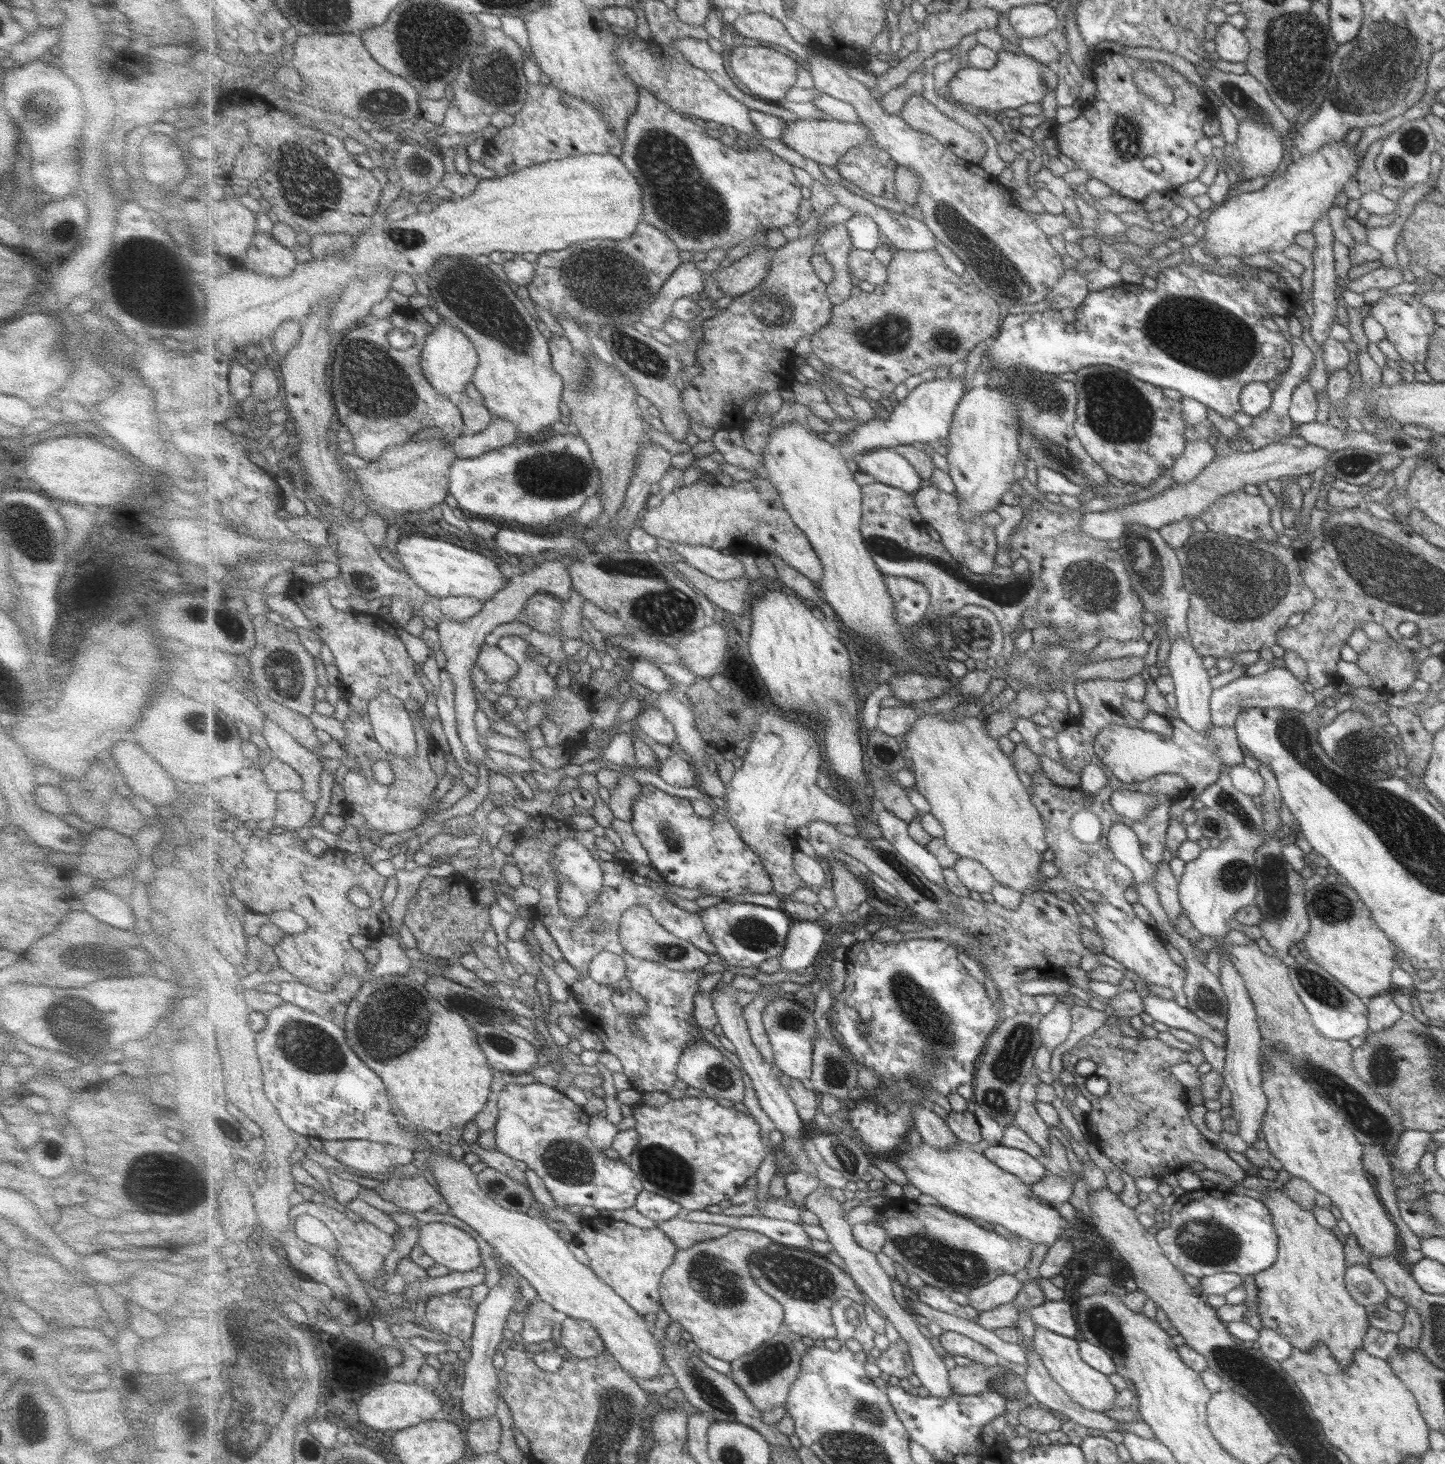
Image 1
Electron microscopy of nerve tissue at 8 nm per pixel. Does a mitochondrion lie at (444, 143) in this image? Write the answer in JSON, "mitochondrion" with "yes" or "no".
{"mitochondrion":"no"}

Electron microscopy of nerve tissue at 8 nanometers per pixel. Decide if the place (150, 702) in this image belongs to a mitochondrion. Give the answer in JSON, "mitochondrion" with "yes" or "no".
{"mitochondrion":"no"}

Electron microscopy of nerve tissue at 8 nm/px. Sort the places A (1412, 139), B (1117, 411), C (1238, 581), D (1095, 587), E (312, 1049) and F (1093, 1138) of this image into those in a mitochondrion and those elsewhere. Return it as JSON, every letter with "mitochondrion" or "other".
{"A":"mitochondrion","B":"mitochondrion","C":"mitochondrion","D":"mitochondrion","E":"mitochondrion","F":"other"}

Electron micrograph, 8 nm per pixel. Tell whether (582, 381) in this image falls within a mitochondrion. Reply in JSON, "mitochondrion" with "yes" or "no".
{"mitochondrion":"yes"}

